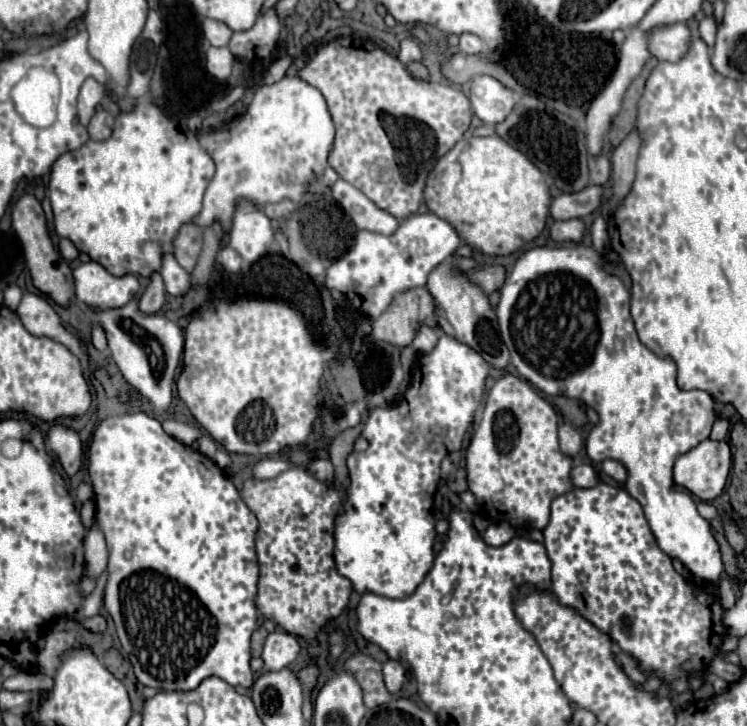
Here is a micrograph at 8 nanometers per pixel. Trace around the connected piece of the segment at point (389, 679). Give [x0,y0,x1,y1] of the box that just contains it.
[384,659,404,693]

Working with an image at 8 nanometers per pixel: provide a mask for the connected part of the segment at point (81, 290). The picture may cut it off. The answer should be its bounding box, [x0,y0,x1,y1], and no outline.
[74,261,140,311]

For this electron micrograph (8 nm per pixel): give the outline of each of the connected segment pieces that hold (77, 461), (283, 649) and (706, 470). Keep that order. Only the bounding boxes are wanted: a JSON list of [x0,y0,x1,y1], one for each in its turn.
[[48,423,82,477],[262,629,300,671],[674,439,730,501]]

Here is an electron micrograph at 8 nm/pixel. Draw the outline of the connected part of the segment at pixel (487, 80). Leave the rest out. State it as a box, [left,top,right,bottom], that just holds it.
[470,75,516,125]

